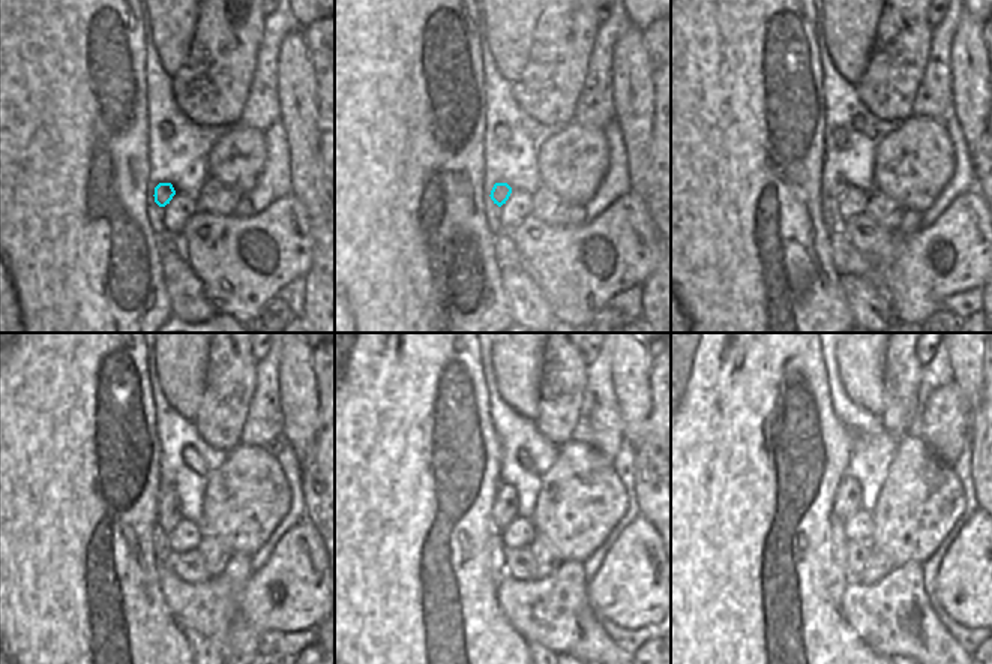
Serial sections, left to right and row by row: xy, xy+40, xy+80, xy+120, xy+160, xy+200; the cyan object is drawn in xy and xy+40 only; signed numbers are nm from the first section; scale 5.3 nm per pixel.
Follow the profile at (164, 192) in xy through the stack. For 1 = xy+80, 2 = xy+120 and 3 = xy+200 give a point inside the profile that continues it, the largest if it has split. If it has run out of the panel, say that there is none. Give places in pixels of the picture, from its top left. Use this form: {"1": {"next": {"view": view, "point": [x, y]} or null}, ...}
{"1": {"next": {"view": "xy+80", "point": [838, 189]}}, "2": {"next": {"view": "xy+120", "point": [167, 516]}}, "3": {"next": {"view": "xy+200", "point": [847, 501]}}}

